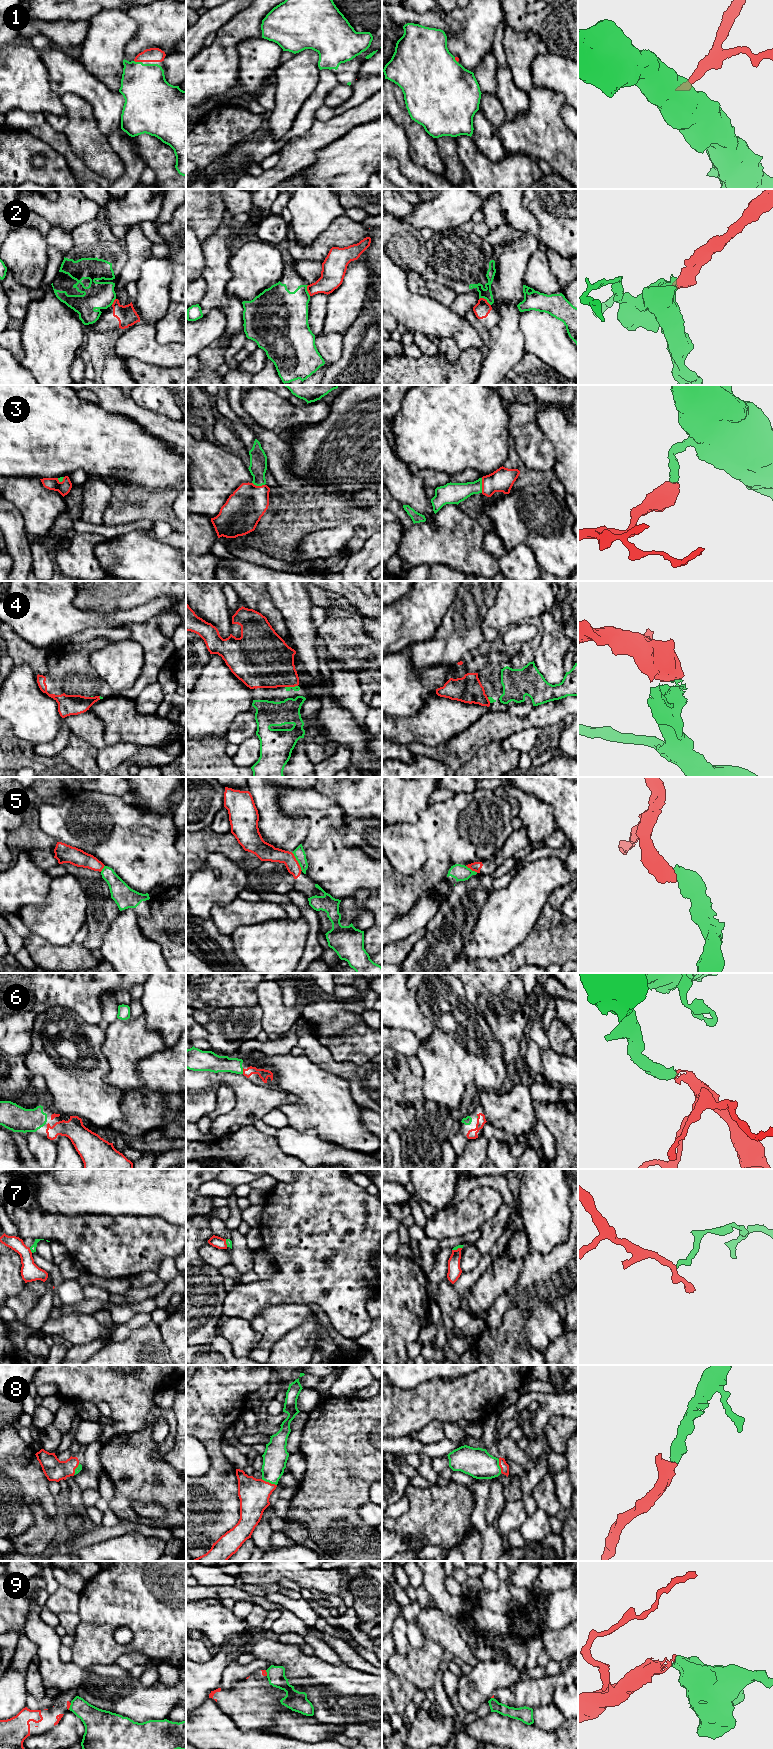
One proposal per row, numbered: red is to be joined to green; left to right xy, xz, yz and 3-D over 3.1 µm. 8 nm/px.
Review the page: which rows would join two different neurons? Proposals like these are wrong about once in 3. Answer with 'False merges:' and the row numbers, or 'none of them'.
False merges: 2, 5, 7, 9

